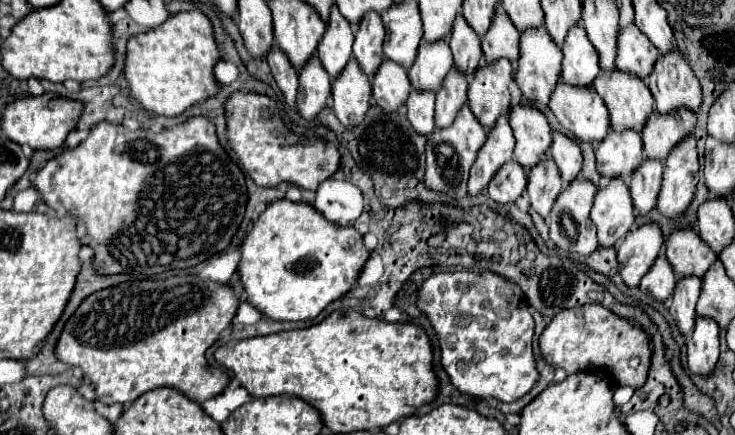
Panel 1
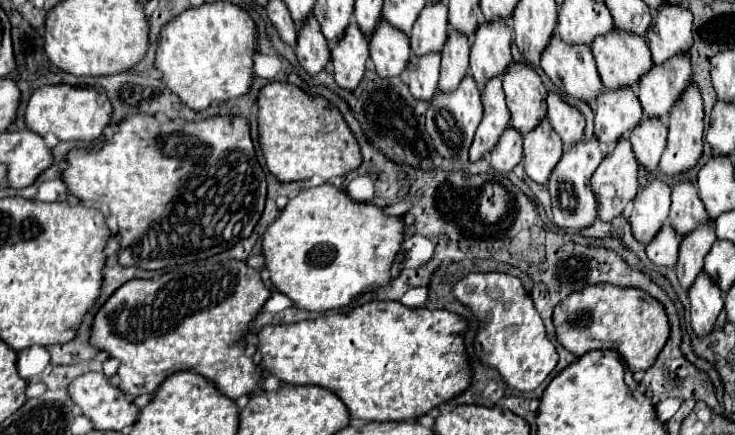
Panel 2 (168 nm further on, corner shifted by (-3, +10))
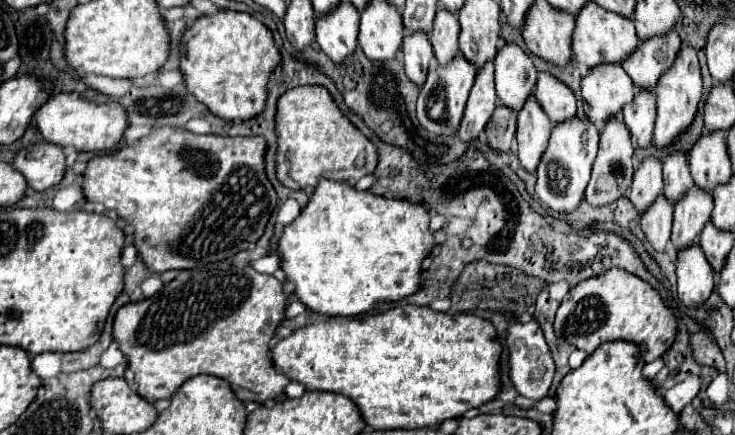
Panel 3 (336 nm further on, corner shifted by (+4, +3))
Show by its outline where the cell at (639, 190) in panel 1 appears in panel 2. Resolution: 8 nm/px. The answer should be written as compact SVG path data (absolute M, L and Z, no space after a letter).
M643 116L643 120L629 132L629 140L639 164L647 170L655 170L667 144L667 124L661 118Z

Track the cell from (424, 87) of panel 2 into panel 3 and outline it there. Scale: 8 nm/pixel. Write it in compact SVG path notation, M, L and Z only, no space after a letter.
M414 33L414 35L404 37L404 45L402 45L404 71L406 71L408 79L412 79L412 83L416 83L418 87L422 87L422 83L428 75L432 57L434 57L432 45L428 43L426 35Z

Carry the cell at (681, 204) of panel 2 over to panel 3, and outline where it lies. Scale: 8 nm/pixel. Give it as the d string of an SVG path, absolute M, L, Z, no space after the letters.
M670 153L664 161L664 191L662 191L662 195L674 205L692 187L694 187L694 181L688 171L686 155L684 153Z

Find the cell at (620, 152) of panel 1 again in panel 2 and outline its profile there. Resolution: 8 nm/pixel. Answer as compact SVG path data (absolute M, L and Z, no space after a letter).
M633 88L603 90L595 100L595 136L603 144L613 144L615 140L619 140L619 136L627 136L627 132L635 128L635 124L639 124L641 118L643 118L643 110Z

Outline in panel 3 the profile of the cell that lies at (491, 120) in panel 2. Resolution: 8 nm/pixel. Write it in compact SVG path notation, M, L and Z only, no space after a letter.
M486 63L474 81L474 87L470 91L464 119L460 123L460 139L462 141L474 141L488 125L488 119L492 117L494 109L498 107L498 97L494 91L494 63Z

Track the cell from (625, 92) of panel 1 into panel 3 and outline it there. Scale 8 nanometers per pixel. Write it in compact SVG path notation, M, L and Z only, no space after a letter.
M588 3L584 7L584 11L580 11L580 15L576 17L572 51L574 51L574 59L578 65L586 65L588 69L604 65L604 63L622 65L624 59L628 55L632 55L632 51L636 51L638 45L640 45L640 41L636 37L636 29L634 29L632 19L626 19L622 15L606 11L596 3Z

